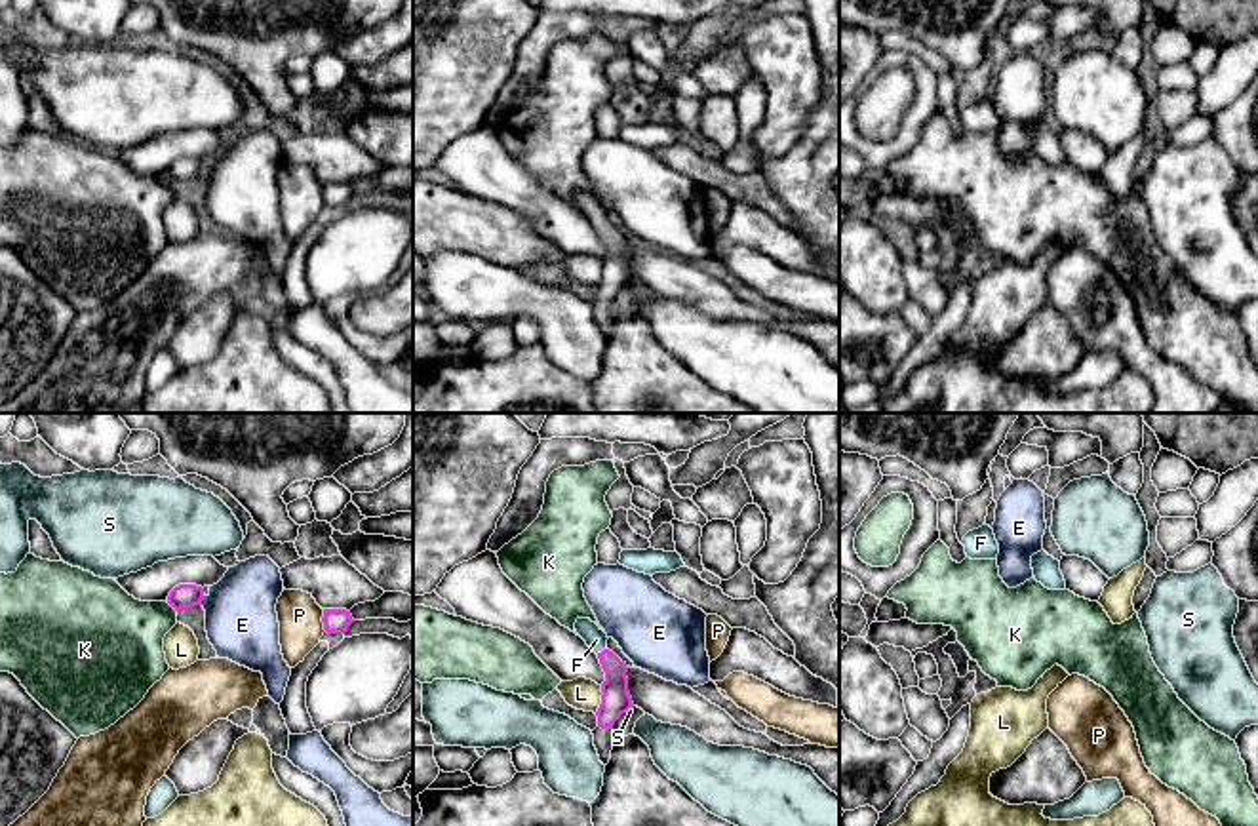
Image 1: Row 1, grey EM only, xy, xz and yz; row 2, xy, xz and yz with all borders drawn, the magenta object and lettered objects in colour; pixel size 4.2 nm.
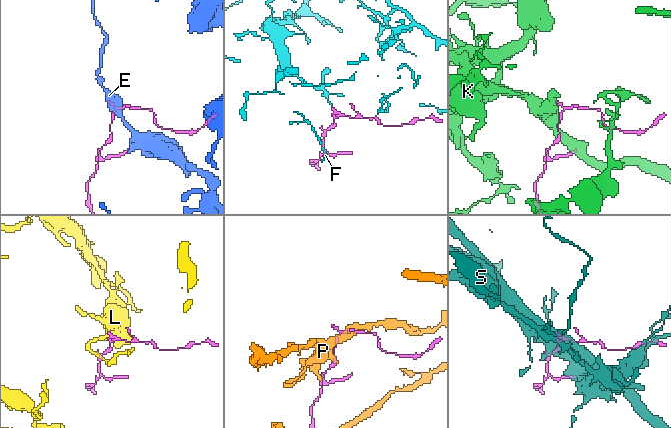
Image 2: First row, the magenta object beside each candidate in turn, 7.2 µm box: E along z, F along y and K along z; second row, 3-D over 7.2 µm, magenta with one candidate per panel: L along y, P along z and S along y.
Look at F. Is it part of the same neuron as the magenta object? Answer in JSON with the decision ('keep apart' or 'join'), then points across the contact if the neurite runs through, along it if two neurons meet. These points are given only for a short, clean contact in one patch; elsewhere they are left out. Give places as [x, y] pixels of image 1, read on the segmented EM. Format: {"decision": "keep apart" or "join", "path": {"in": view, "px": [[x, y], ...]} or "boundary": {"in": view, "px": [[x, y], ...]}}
{"decision": "join", "path": {"in": "xz", "px": [[615, 701], [615, 668], [602, 651], [596, 640]]}}

